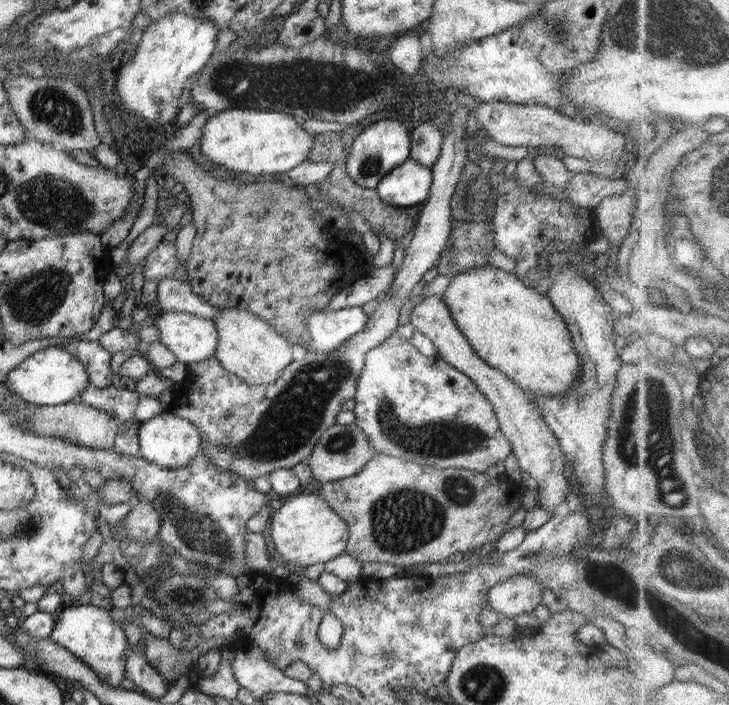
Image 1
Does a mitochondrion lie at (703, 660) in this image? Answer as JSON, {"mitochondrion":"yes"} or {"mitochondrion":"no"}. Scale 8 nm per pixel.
{"mitochondrion":"no"}

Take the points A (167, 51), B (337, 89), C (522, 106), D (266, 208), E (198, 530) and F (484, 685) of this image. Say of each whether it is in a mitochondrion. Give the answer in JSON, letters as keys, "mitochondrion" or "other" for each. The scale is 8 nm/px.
{"A":"other","B":"mitochondrion","C":"other","D":"mitochondrion","E":"mitochondrion","F":"mitochondrion"}

